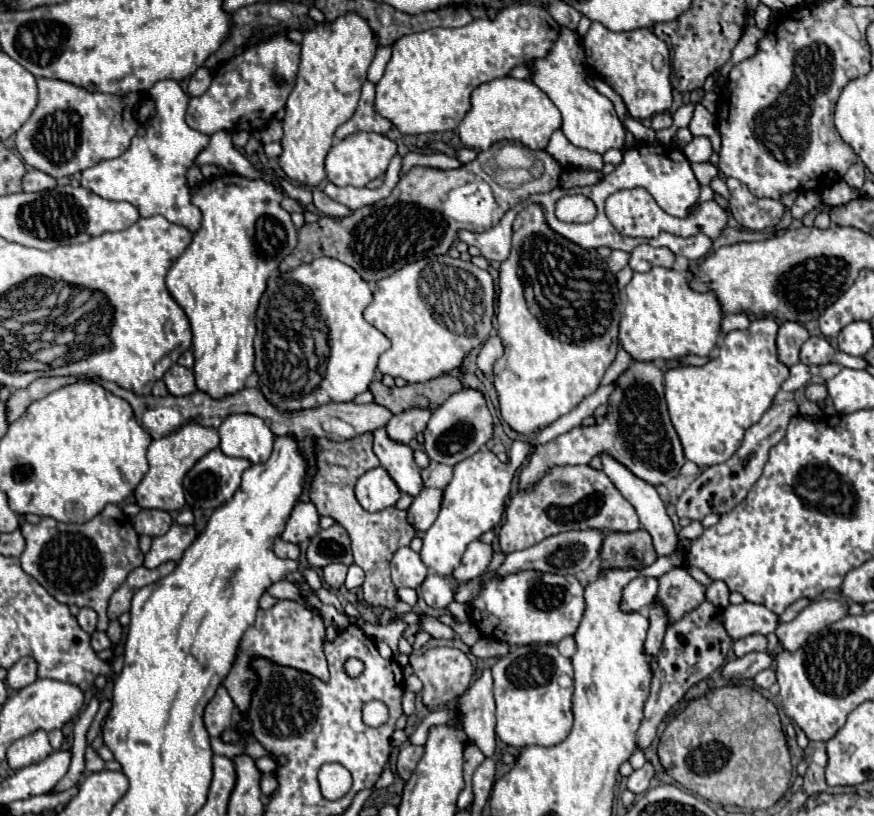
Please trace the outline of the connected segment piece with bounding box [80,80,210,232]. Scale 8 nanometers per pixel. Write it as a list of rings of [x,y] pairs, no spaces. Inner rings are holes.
[[[160,80],[160,82],[156,82],[152,86],[152,90],[150,90],[150,98],[156,104],[156,116],[146,126],[142,126],[138,130],[136,138],[132,138],[132,142],[130,142],[130,148],[118,158],[98,162],[96,166],[90,166],[88,170],[84,170],[82,178],[80,178],[80,184],[84,188],[92,190],[94,194],[106,198],[106,200],[126,200],[126,202],[134,204],[142,218],[150,218],[150,216],[160,214],[166,220],[170,220],[172,224],[180,224],[180,226],[188,228],[190,232],[196,232],[200,228],[202,214],[200,214],[200,210],[196,206],[192,206],[192,192],[190,192],[190,186],[186,182],[186,172],[194,166],[196,156],[208,146],[210,136],[206,136],[206,134],[202,134],[198,130],[192,130],[186,124],[184,114],[186,114],[190,96],[180,88],[180,84],[176,80]]]

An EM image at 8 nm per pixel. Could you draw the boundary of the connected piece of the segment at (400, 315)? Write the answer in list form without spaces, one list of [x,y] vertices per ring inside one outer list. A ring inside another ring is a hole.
[[[448,254],[436,258],[422,258],[408,266],[402,266],[396,274],[382,278],[376,284],[374,300],[364,312],[364,318],[376,326],[390,342],[390,350],[380,356],[378,370],[382,374],[390,374],[392,378],[404,378],[406,382],[426,382],[430,378],[448,374],[458,368],[470,350],[480,346],[490,330],[494,316],[494,282],[492,276],[476,268],[472,262],[454,260]]]

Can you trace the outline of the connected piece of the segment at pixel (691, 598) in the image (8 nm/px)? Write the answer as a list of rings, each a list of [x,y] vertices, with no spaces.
[[[672,568],[660,578],[660,590],[656,602],[668,610],[670,622],[680,620],[686,612],[704,602],[706,586],[696,582],[684,568]]]

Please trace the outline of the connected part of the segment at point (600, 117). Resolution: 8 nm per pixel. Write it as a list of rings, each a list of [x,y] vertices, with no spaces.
[[[562,28],[550,54],[542,60],[536,60],[532,68],[534,68],[532,82],[540,90],[544,90],[546,96],[554,102],[554,106],[560,110],[562,122],[564,122],[562,132],[574,146],[586,148],[590,152],[598,152],[598,154],[604,154],[610,148],[624,146],[626,130],[614,112],[614,104],[606,96],[598,94],[596,88],[586,84],[584,48],[582,48],[582,38],[578,36],[578,32]]]

